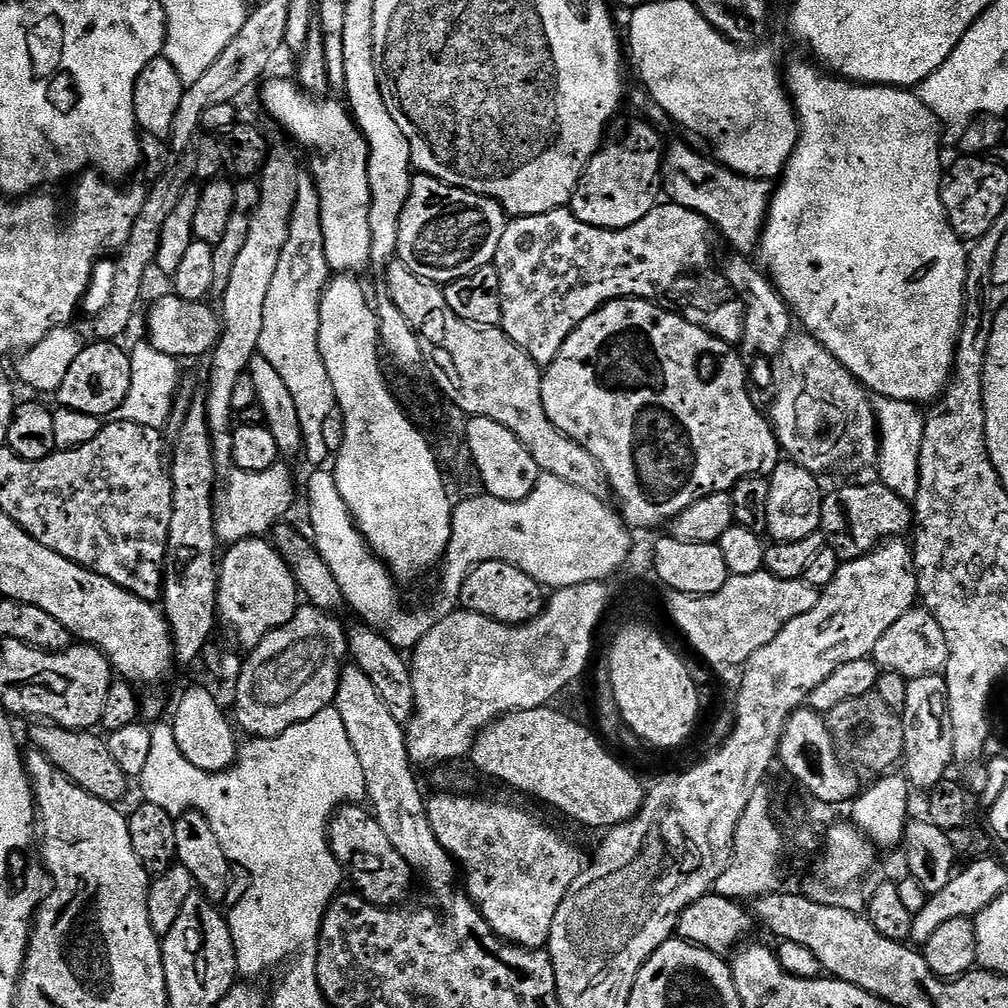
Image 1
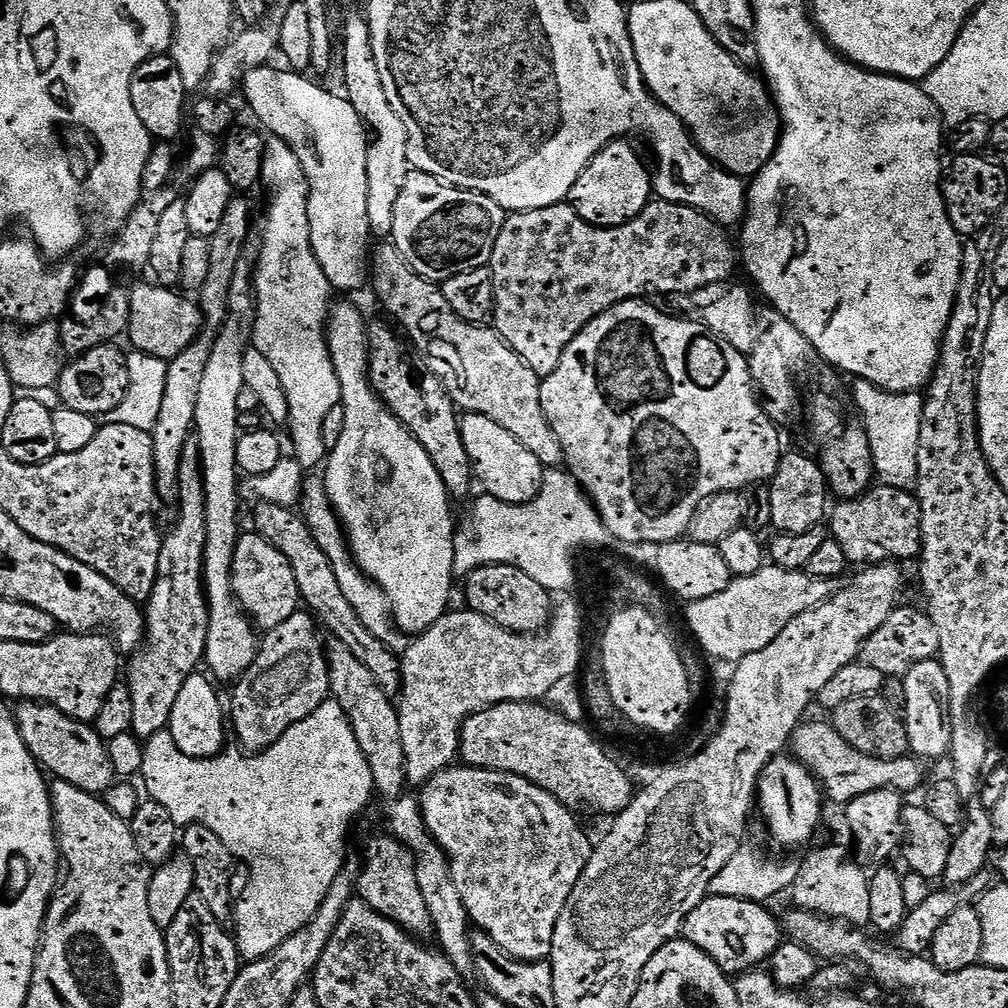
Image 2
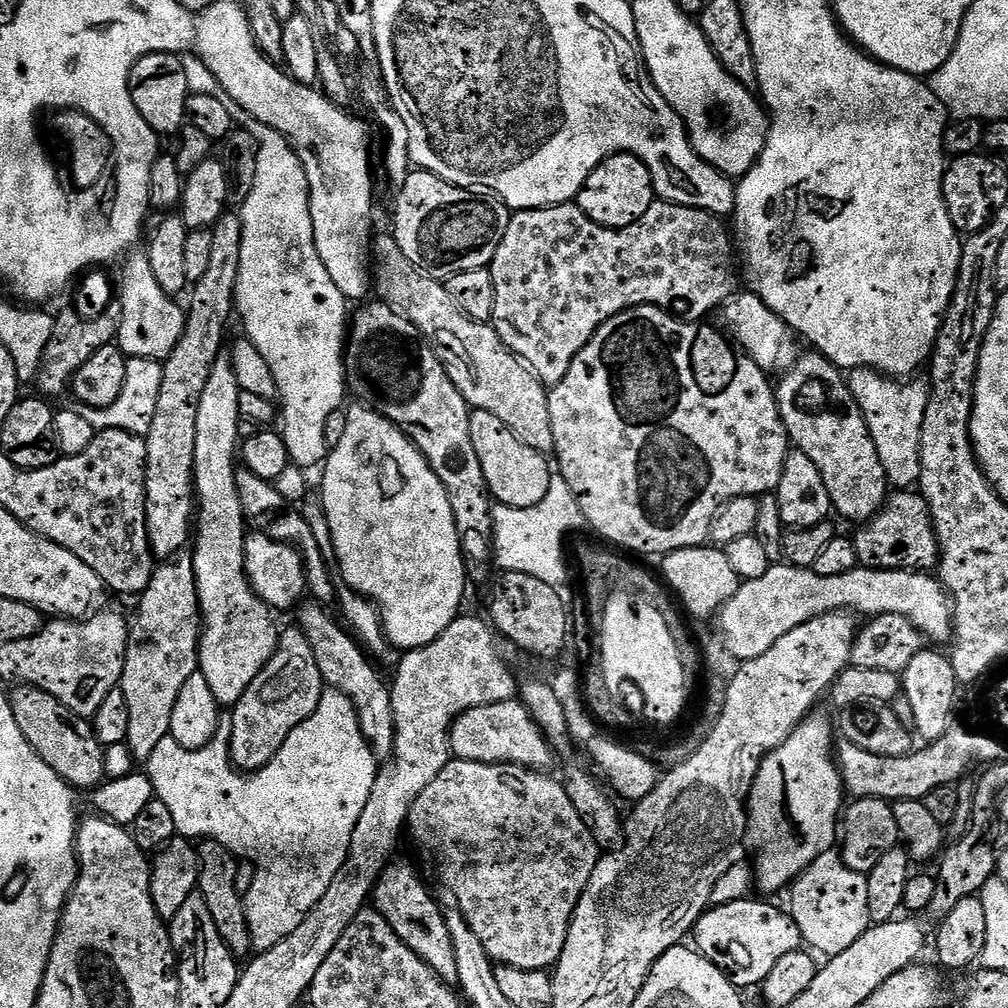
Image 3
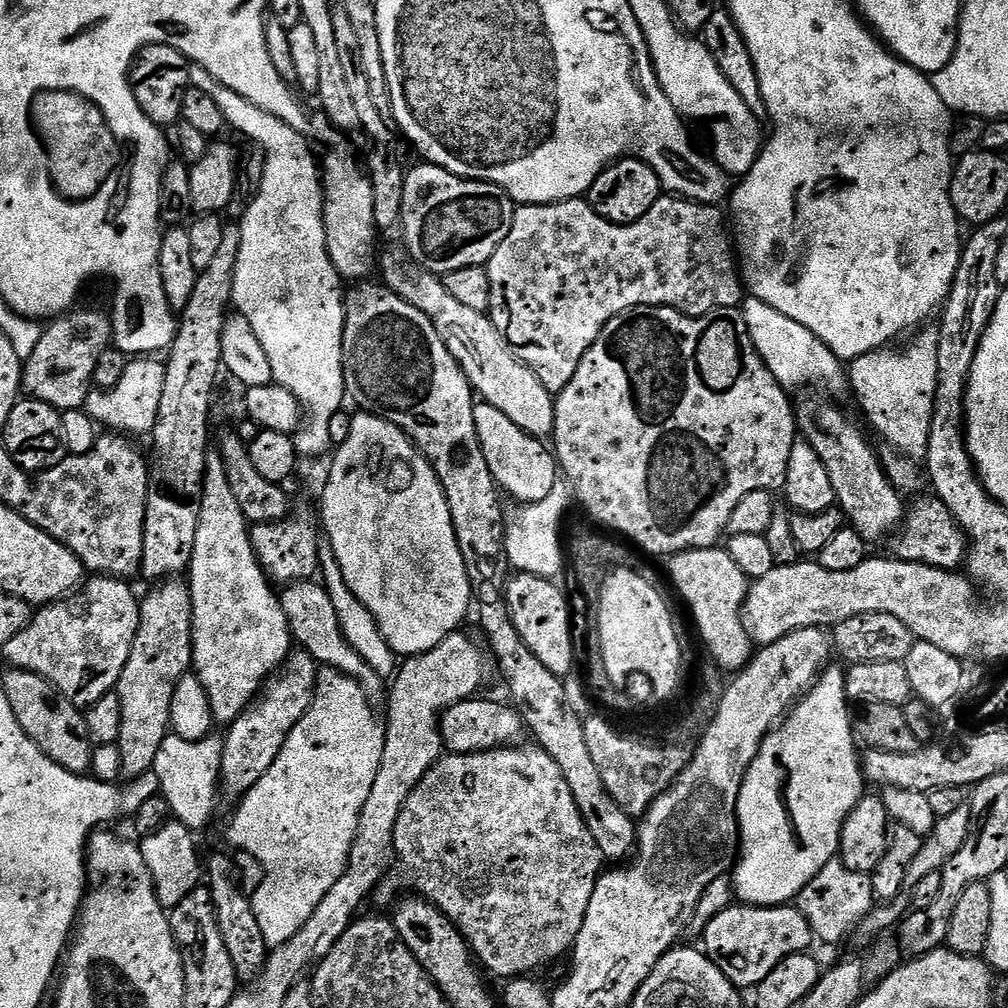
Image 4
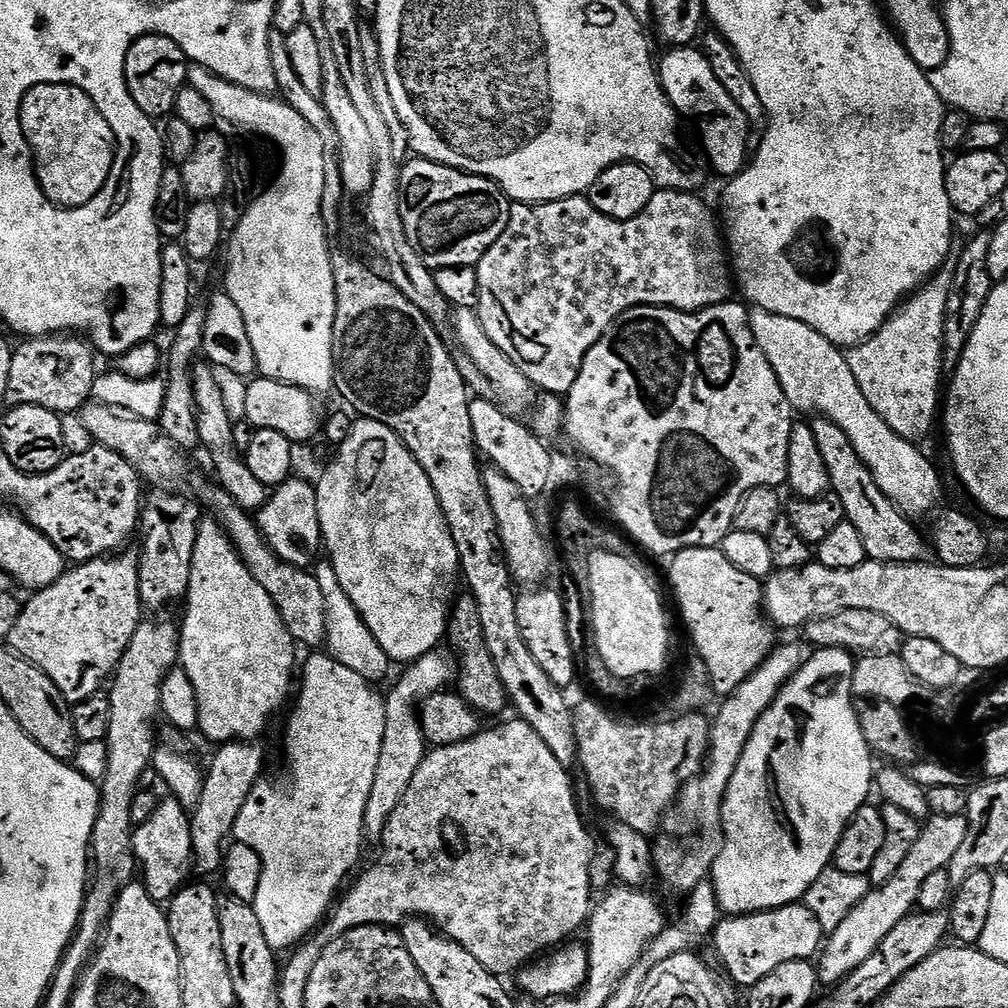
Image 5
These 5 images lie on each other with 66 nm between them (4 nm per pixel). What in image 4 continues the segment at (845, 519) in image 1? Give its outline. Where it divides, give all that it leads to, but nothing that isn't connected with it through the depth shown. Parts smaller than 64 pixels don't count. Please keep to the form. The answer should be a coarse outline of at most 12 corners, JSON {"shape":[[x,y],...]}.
{"shape":[[934,494],[907,505],[891,537],[897,560],[956,572],[960,523]]}

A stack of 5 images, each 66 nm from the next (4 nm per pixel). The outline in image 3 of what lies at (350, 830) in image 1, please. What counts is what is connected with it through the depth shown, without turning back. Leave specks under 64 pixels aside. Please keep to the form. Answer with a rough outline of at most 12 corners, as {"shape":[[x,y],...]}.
{"shape":[[389,863],[374,907],[446,984],[458,981],[439,899],[412,864]]}

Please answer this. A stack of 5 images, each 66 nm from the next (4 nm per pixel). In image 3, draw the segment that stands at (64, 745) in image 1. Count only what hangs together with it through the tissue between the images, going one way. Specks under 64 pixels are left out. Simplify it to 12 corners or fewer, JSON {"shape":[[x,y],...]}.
{"shape":[[41,688],[10,692],[26,742],[71,787],[105,783],[85,717]]}

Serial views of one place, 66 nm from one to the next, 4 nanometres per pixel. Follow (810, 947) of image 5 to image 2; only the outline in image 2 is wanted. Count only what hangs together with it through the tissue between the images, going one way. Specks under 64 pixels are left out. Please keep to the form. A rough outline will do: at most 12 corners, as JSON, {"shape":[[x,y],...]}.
{"shape":[[709,895],[683,939],[726,974],[771,961],[782,924],[763,903]]}

